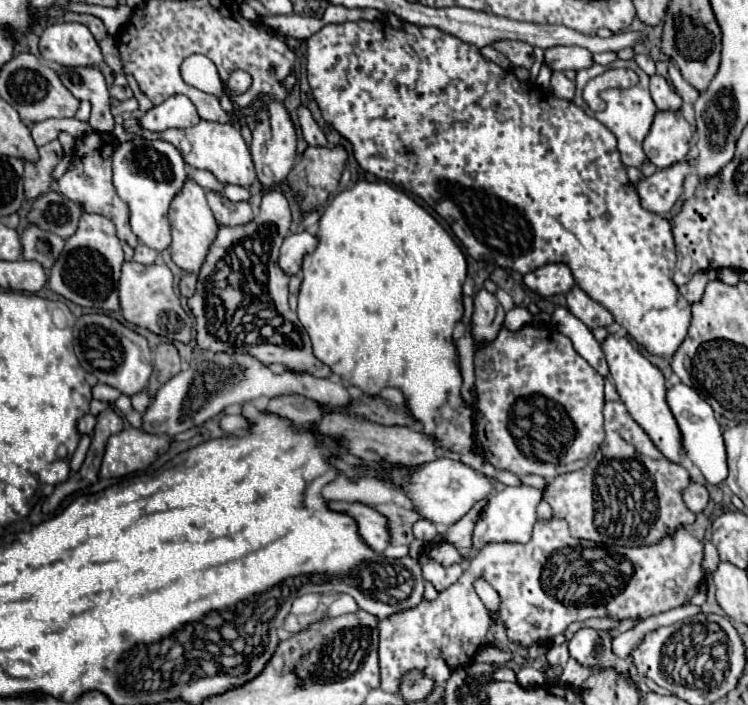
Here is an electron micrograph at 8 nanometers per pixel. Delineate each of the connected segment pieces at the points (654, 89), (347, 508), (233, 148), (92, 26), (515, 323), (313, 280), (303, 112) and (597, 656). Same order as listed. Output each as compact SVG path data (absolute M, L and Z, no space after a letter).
M651 76L651 96L659 110L681 110L683 102L679 94L669 86L669 82L663 76Z
M329 502L333 510L345 512L353 516L359 524L359 534L361 538L377 552L383 552L389 542L391 542L391 532L389 532L389 520L381 512L365 506L365 504L349 504L349 502Z
M201 120L197 126L183 128L183 130L165 130L165 132L159 132L159 134L147 134L147 138L151 138L151 140L167 140L179 150L181 150L181 144L185 140L187 144L191 144L191 150L187 154L183 154L185 162L191 168L209 170L223 184L239 184L239 186L249 188L257 180L249 146L245 144L241 132L231 124L217 124L217 122Z
M71 12L69 16L65 16L65 20L67 22L79 22L83 26L87 26L91 30L91 34L95 36L95 40L103 40L107 36L105 24L101 20L97 20L97 18L93 18L93 16L89 16L89 14L75 14L75 12Z
M513 308L507 312L507 330L521 330L525 324L531 322L531 312L527 308Z
M359 180L353 184L353 188L339 192L329 206L323 210L321 220L319 220L319 230L317 230L317 248L313 252L309 252L303 258L303 284L301 284L301 292L299 292L299 308L297 308L297 316L303 324L303 328L309 332L311 342L313 342L313 352L315 356L331 366L333 374L339 374L343 378L347 378L353 386L361 388L367 394L377 394L383 386L397 386L403 390L403 394L407 396L407 406L411 410L411 414L423 424L423 432L425 434L433 434L437 444L447 450L447 452L457 452L461 456L461 462L471 466L473 470L487 474L489 478L505 484L505 486L519 486L521 480L505 470L495 470L495 466L491 466L489 462L485 462L479 454L471 452L471 444L473 444L473 418L471 418L471 410L465 406L463 398L461 398L461 372L459 372L459 364L457 364L457 356L455 356L455 346L451 340L451 332L453 326L461 320L463 316L463 294L461 294L461 286L467 278L467 262L463 252L459 250L459 246L453 242L453 238L445 232L445 228L431 216L427 214L419 204L415 204L405 192L397 190L395 186L387 184L387 182L367 182L367 180Z
M301 106L297 114L299 114L299 122L301 122L301 128L303 128L303 138L305 138L305 142L307 142L309 146L329 146L325 134L319 130L317 122L311 118L311 112L309 112L305 106Z
M581 628L569 642L569 654L571 658L575 658L585 666L595 666L595 668L615 666L617 670L621 670L623 676L629 676L627 664L611 652L611 640L613 638L605 630Z

